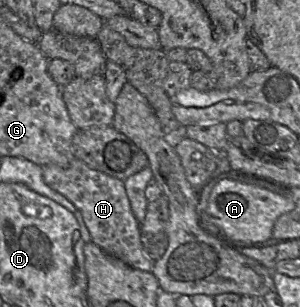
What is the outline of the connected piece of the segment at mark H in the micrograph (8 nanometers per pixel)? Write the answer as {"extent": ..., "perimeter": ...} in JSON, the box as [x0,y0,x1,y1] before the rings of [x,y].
{"extent":[42,158,155,271],"perimeter":[[[74,158],[67,167],[42,167],[44,182],[52,190],[66,197],[81,212],[92,243],[125,264],[142,271],[152,271],[155,261],[144,251],[140,238],[140,224],[136,220],[122,180],[94,170]]]}

